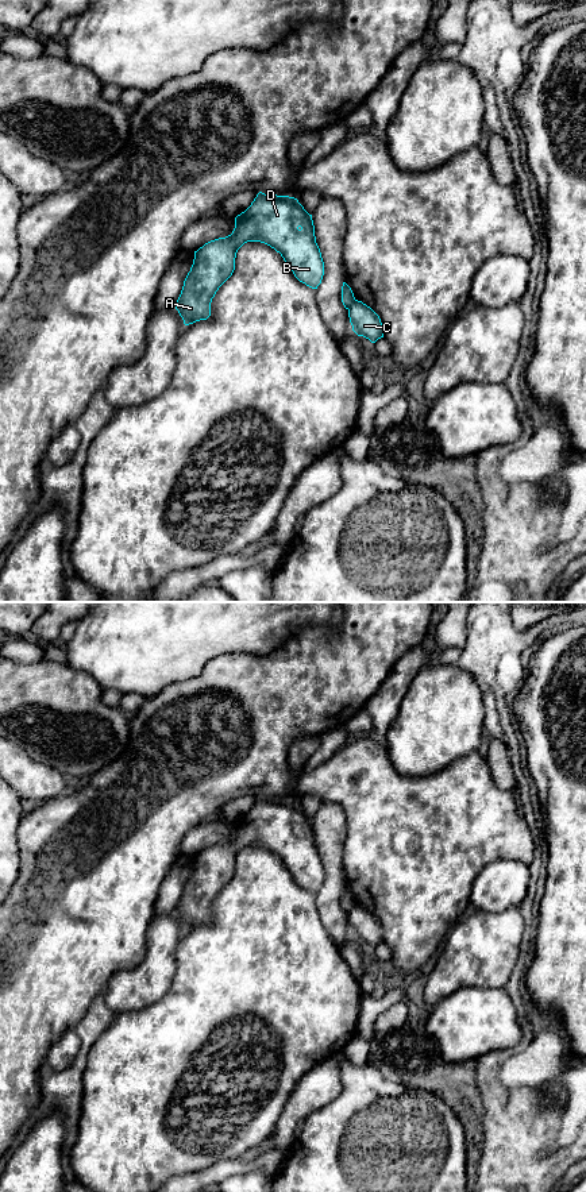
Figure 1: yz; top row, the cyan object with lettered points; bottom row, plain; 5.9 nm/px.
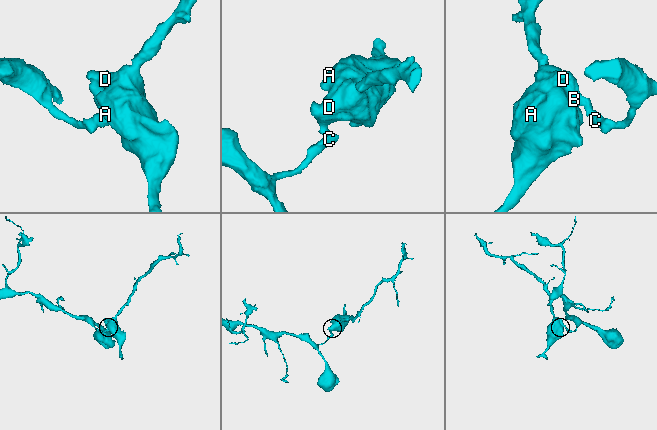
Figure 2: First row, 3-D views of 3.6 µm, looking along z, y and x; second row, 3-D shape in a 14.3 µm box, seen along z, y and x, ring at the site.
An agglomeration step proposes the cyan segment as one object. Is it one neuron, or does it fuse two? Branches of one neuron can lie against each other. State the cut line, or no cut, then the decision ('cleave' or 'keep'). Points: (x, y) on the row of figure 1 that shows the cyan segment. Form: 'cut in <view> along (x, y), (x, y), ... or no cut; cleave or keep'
cut in yz along (355, 300), (347, 308); cleave

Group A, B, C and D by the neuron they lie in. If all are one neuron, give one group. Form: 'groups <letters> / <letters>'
groups A B D / C

